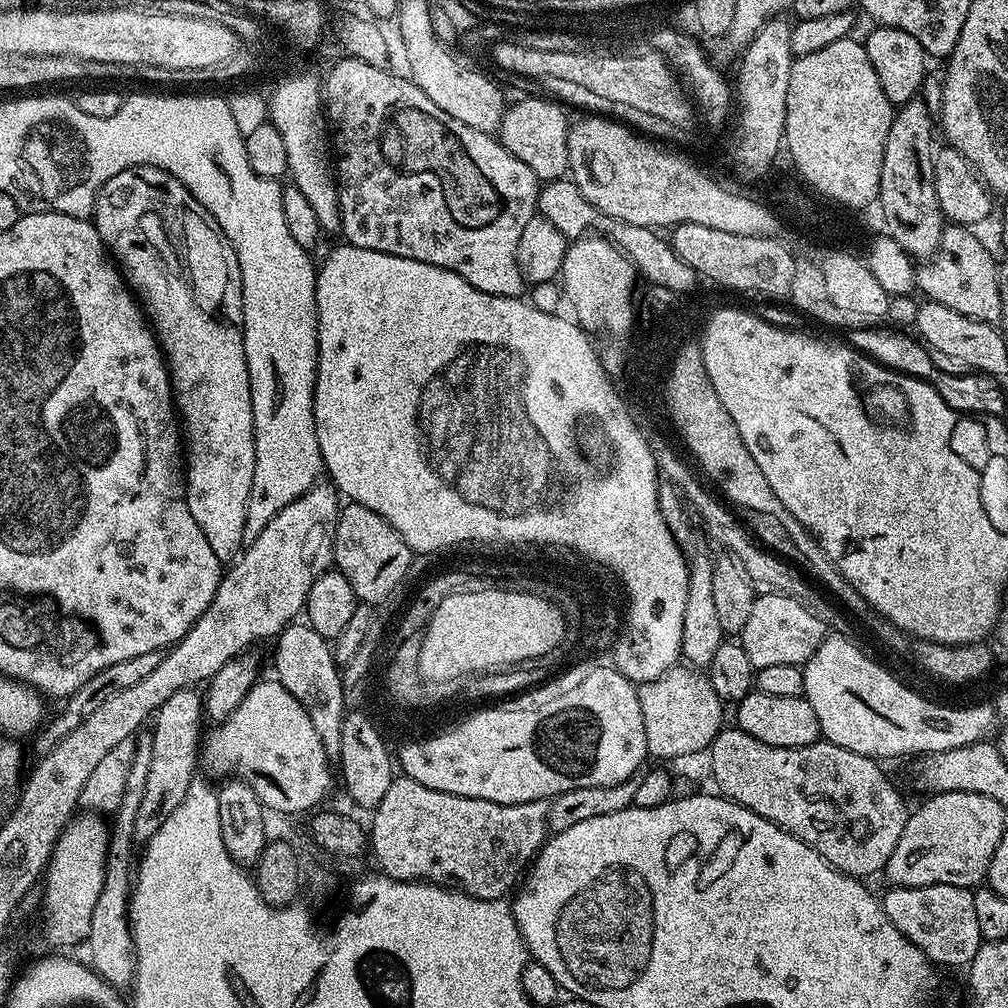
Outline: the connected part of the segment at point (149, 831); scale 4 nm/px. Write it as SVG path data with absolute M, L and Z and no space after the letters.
M189 686L170 694L170 698L166 698L166 702L162 702L162 706L154 713L150 724L150 770L142 802L138 802L138 815L134 818L132 839L137 845L147 844L154 834L158 834L158 826L162 826L162 822L166 822L166 818L178 810L182 798L186 798L186 790L190 790L192 781L197 779L202 747L202 696L196 692L199 691Z

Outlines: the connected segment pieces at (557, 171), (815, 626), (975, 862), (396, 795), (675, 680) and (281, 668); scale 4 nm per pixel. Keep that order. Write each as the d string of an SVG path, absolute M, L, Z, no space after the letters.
M520 100L517 104L509 103L505 107L504 117L500 119L498 139L503 148L510 150L510 154L518 158L518 162L526 162L526 166L534 170L537 180L541 182L559 180L569 171L565 140L569 127L570 119L568 120L567 114L558 105L551 104L548 100Z
M773 597L772 599L759 600L751 607L747 621L738 635L738 642L746 650L746 658L750 658L752 667L755 669L762 666L779 666L782 664L804 663L812 657L814 650L823 642L826 635L825 621L819 620L815 613L798 600L783 600Z
M936 792L929 796L932 797L921 808L911 809L906 826L902 830L902 838L898 838L898 846L894 846L894 854L890 854L888 864L883 870L883 879L888 879L887 883L897 888L945 884L975 889L987 877L994 850L998 850L998 842L1006 830L1005 805L986 794L973 792Z
M400 774L390 782L390 790L386 790L382 802L378 802L371 813L370 852L376 855L380 863L379 871L395 880L423 880L429 884L442 884L445 888L459 889L474 898L499 900L517 887L522 873L544 847L549 835L548 806L548 800L499 804L455 796L430 790L430 786L422 786L422 782L414 782L414 778Z
M674 666L658 678L639 685L642 722L646 726L646 746L653 757L675 761L679 756L704 752L712 739L725 727L725 701L714 694L707 675L691 667Z
M293 622L275 637L274 644L276 644L275 679L279 680L286 690L290 690L290 694L294 694L298 702L302 702L306 714L310 714L310 722L314 722L314 730L318 730L318 738L322 738L322 746L329 763L339 763L342 722L346 715L346 707L343 700L341 669L336 663L329 641L316 633L311 624Z

